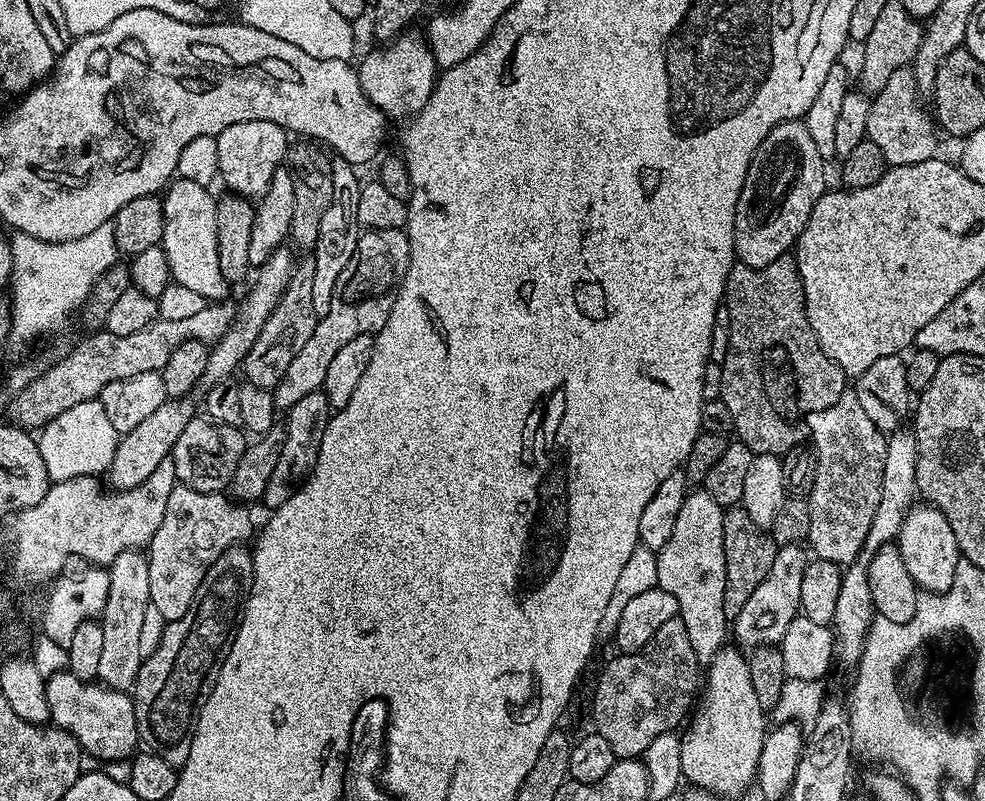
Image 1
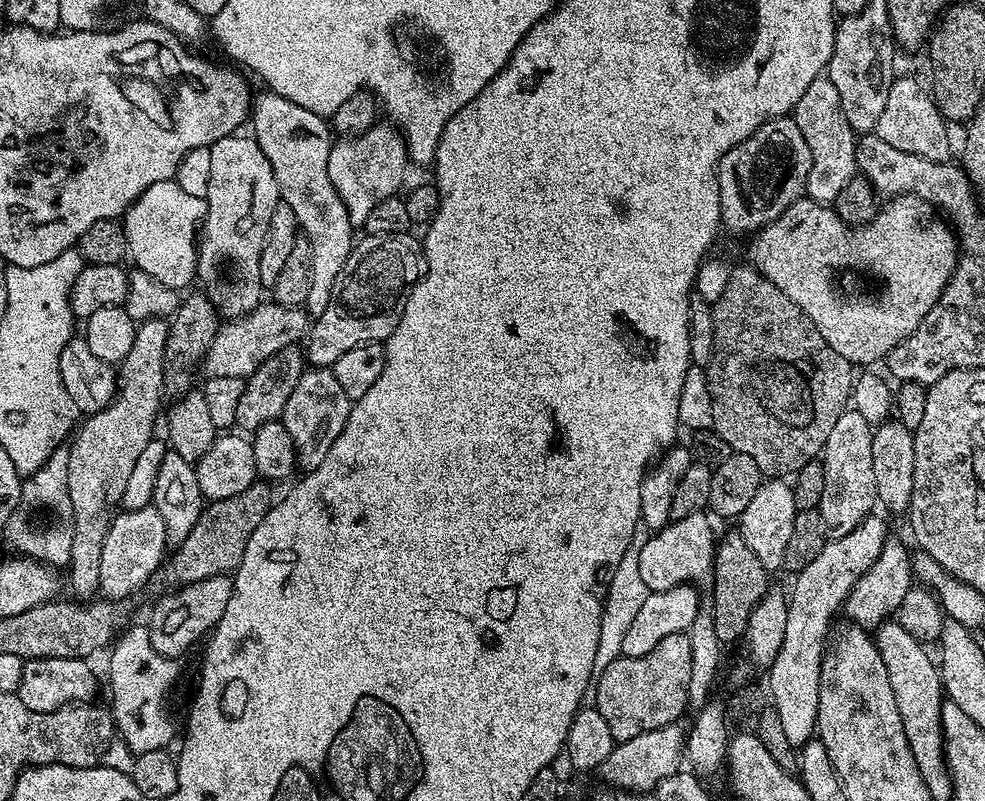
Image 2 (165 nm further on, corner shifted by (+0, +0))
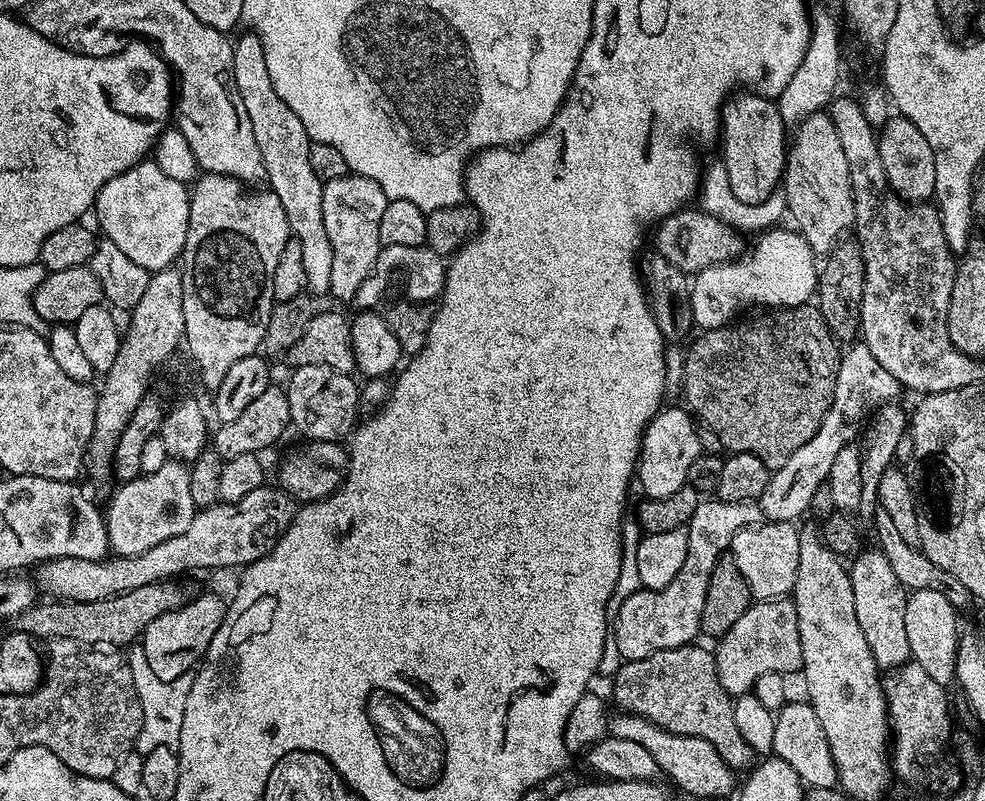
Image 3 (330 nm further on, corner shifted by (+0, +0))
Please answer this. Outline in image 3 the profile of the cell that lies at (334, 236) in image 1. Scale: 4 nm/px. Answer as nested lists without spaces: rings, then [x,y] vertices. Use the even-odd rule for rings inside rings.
[[[247,34],[235,41],[232,49],[232,73],[240,91],[242,102],[248,111],[250,126],[262,154],[264,176],[269,180],[270,191],[282,202],[282,210],[288,219],[291,235],[302,246],[302,266],[306,270],[307,291],[327,293],[330,289],[330,262],[332,247],[326,238],[326,226],[322,222],[322,198],[324,184],[311,166],[310,141],[298,114],[278,98],[270,82],[270,70],[266,70],[264,47],[259,36]]]

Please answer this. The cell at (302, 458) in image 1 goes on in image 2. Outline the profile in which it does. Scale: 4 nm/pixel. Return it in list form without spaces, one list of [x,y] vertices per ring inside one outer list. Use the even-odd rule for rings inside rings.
[[[309,367],[298,386],[294,386],[294,394],[286,401],[282,422],[286,430],[290,430],[290,438],[294,438],[296,463],[304,472],[312,472],[326,462],[334,438],[342,434],[346,418],[350,418],[353,403],[346,390],[342,390],[338,378],[334,378],[331,368]]]

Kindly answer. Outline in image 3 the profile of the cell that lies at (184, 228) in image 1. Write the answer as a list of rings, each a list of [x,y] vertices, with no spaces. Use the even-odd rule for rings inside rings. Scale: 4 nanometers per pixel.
[[[141,162],[101,186],[100,193],[96,196],[94,213],[96,212],[97,218],[100,219],[103,235],[112,240],[114,246],[118,246],[126,257],[151,274],[171,269],[175,265],[172,263],[175,260],[177,263],[181,259],[184,243],[188,237],[189,203],[190,192],[185,185],[174,182],[174,178],[162,174],[162,170],[155,162]]]

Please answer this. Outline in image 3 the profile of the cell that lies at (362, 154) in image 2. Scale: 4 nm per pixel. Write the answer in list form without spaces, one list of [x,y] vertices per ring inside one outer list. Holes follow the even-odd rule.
[[[347,174],[324,184],[322,222],[326,226],[326,238],[330,238],[332,247],[330,292],[338,299],[351,301],[364,279],[375,269],[382,247],[380,219],[388,202],[382,186],[378,186],[376,180],[367,180],[365,176]]]

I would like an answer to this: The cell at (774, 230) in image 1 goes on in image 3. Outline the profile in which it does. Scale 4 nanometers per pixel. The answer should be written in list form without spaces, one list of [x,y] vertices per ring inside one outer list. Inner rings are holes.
[[[736,94],[722,109],[722,167],[734,198],[744,204],[761,204],[781,187],[790,151],[790,132],[780,109],[767,96]]]

